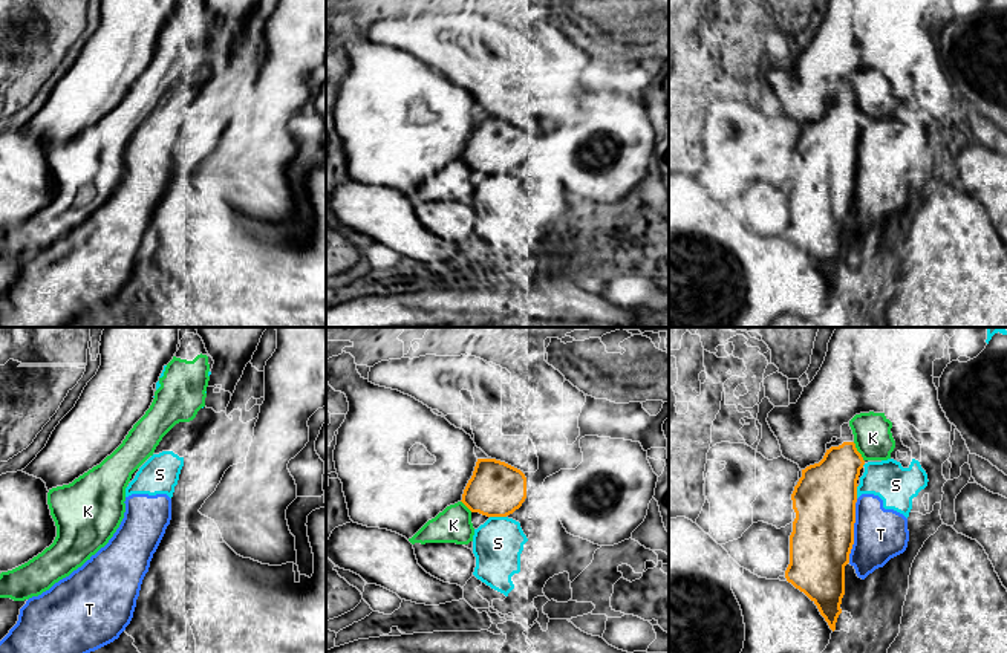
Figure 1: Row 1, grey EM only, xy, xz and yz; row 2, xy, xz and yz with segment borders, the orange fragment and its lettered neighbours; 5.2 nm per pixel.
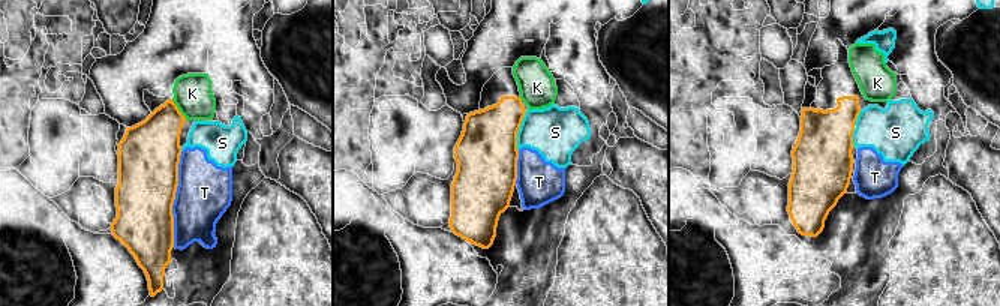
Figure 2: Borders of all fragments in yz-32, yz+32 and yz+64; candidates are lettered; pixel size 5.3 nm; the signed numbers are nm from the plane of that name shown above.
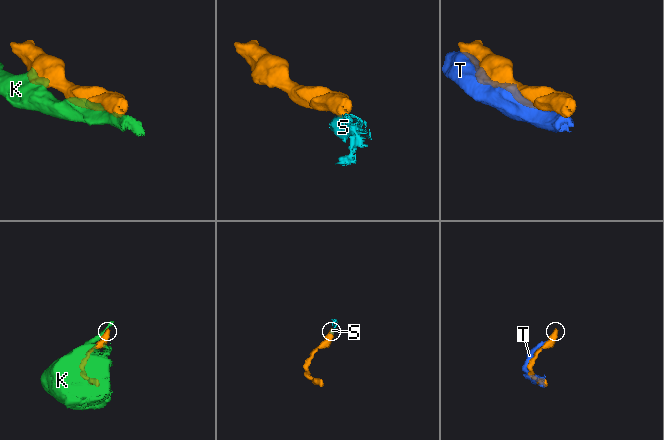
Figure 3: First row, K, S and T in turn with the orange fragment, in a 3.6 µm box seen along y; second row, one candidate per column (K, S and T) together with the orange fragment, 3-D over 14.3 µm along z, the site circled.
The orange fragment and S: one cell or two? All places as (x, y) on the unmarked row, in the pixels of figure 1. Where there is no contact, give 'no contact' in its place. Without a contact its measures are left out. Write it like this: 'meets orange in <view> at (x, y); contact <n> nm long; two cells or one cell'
meets orange in xz at (498, 173); contact 90 nm long; two cells

